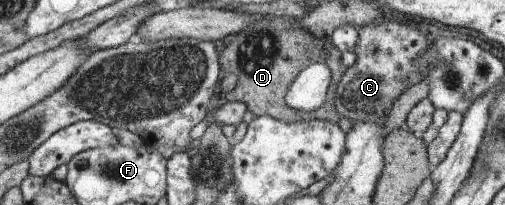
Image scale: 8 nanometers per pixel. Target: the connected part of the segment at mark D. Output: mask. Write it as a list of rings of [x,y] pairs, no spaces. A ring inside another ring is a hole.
[[[267,16],[236,34],[234,40],[225,48],[226,50],[220,52],[220,64],[224,65],[225,73],[236,74],[239,80],[237,86],[226,93],[227,101],[242,101],[256,117],[268,115],[288,123],[311,119],[338,123],[340,120],[341,116],[334,106],[334,97],[338,83],[348,68],[342,63],[342,51],[333,45],[330,38],[318,39],[308,34],[292,18]],[[312,63],[324,63],[330,69],[332,80],[330,80],[326,102],[324,106],[312,112],[294,110],[286,104],[286,93],[296,76]]]

